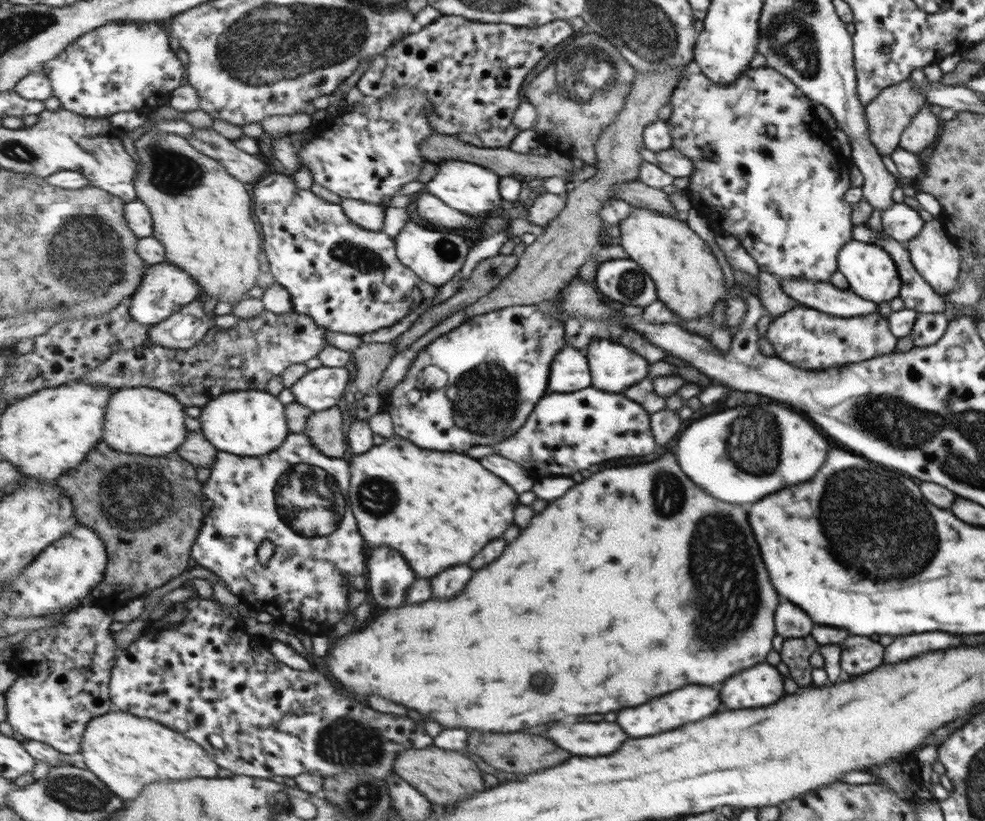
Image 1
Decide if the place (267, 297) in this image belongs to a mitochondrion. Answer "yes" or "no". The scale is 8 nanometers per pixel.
no

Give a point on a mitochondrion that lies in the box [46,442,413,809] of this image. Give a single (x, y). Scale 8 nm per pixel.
(306, 498)

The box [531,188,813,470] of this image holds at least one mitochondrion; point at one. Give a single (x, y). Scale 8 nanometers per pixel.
(632, 284)

